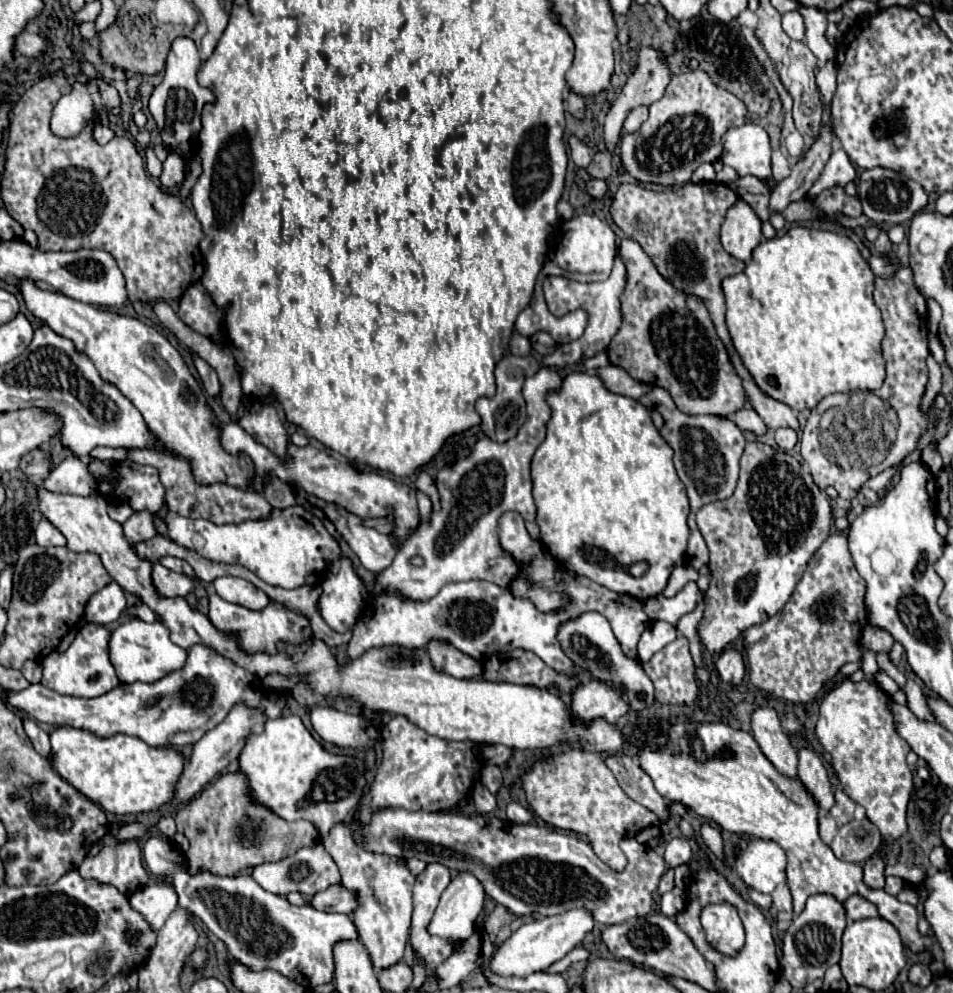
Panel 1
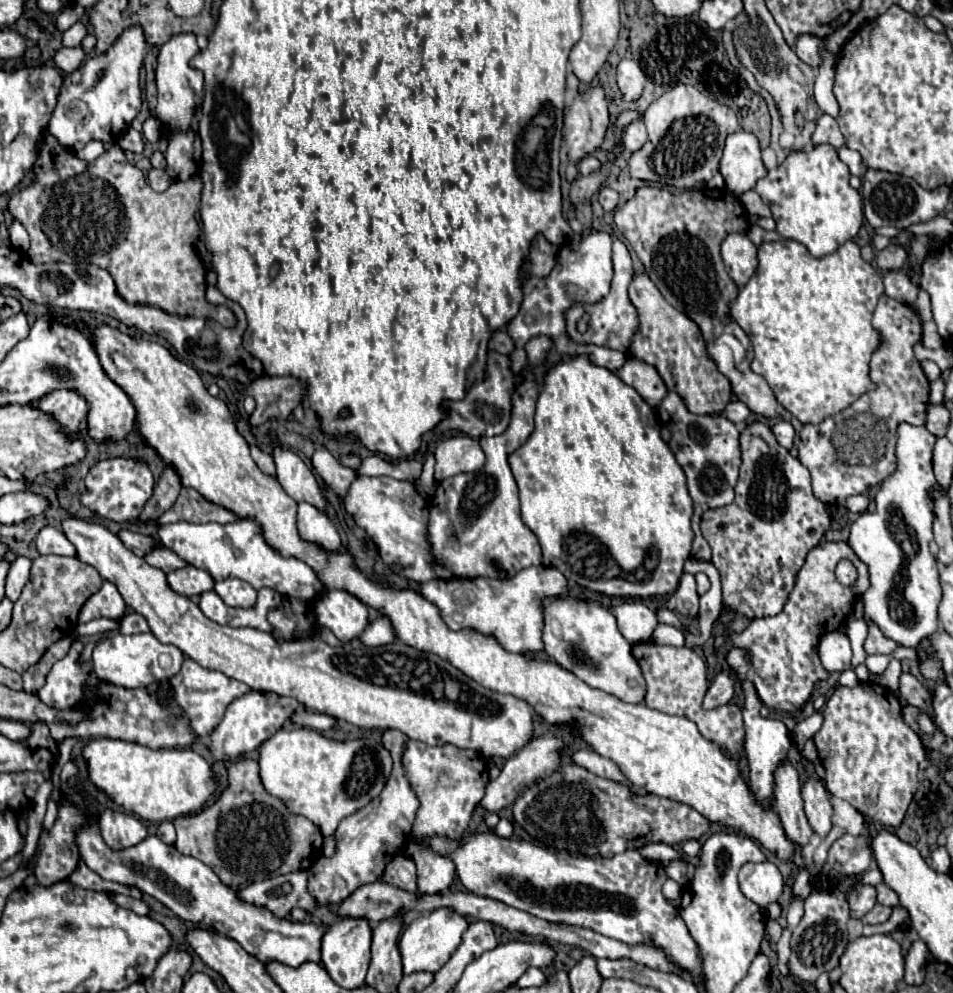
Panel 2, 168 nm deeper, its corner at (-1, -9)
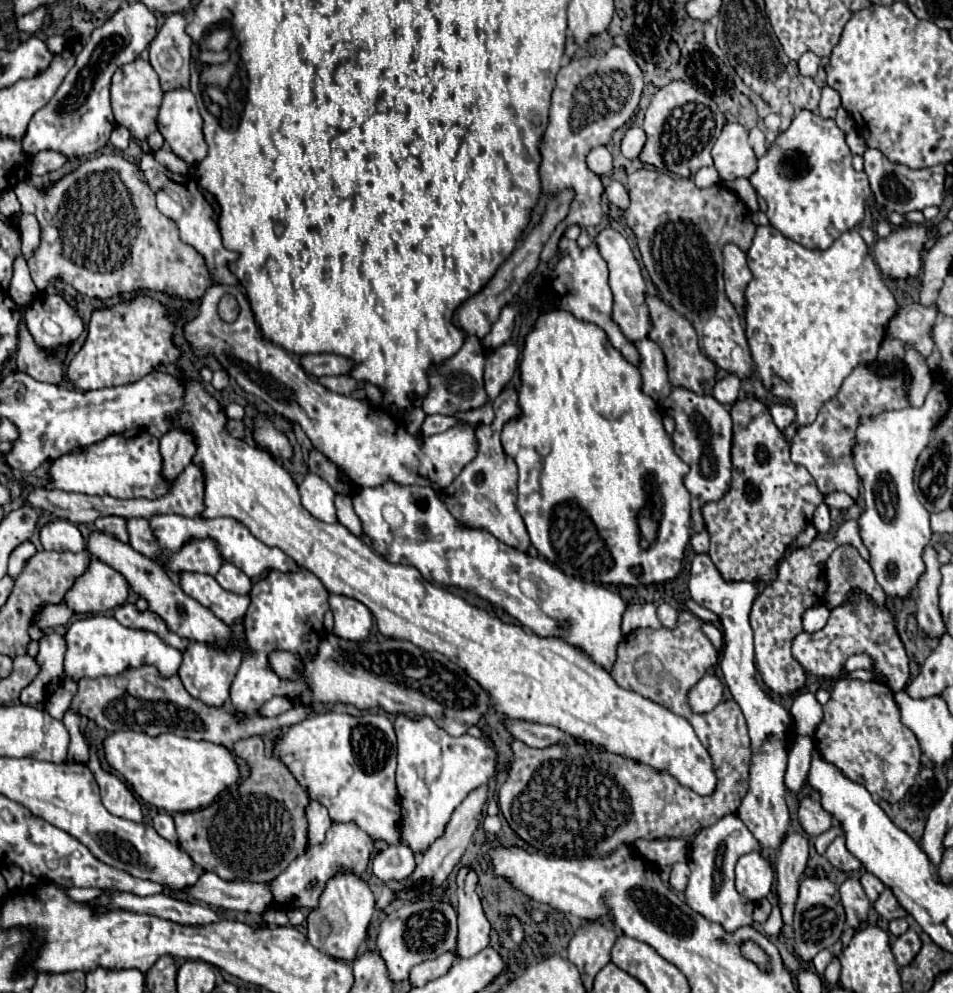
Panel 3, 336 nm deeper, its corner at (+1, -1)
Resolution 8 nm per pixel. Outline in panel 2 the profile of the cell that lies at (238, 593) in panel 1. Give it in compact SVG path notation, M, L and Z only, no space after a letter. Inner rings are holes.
M236 577L218 581L214 591L230 607L252 607L256 603L256 589L250 587L250 583Z

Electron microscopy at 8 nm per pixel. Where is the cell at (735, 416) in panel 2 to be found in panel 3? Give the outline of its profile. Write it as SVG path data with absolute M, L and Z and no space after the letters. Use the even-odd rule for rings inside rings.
M728 375L714 385L712 393L722 405L732 405L740 393L740 379L736 375Z

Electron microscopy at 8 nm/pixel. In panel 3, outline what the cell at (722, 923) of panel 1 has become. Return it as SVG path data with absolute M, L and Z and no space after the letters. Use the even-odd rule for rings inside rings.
M726 815L718 819L714 825L704 827L702 831L698 831L692 843L692 853L688 859L692 873L684 891L686 903L690 909L698 911L702 917L706 917L712 923L718 923L728 933L734 933L740 927L754 925L752 919L754 903L744 899L734 887L734 865L738 857L752 851L762 851L762 847L760 843L756 843L756 839L752 839L752 833L744 827L738 815Z

